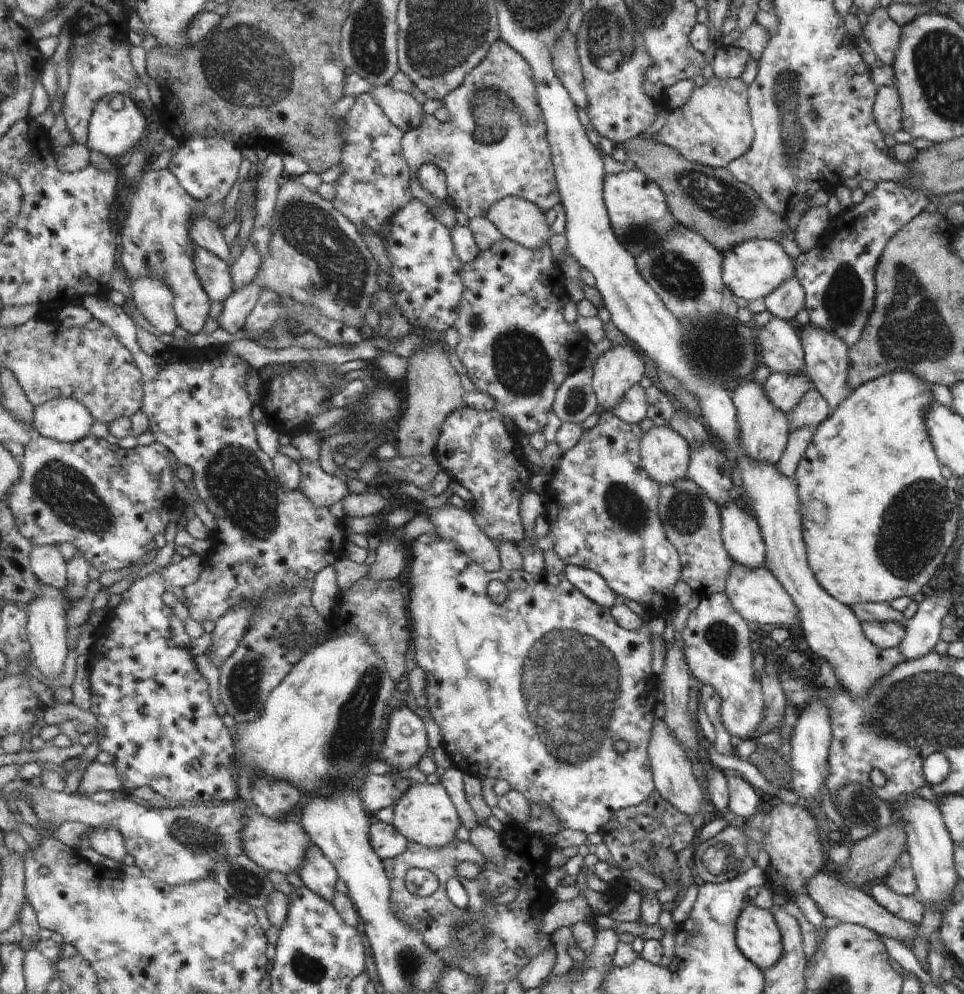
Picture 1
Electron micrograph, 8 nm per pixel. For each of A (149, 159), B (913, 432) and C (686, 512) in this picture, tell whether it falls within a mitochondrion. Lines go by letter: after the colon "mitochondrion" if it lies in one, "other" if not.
A: other
B: other
C: mitochondrion

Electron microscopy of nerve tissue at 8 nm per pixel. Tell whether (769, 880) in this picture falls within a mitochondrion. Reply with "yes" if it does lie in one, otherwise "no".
no

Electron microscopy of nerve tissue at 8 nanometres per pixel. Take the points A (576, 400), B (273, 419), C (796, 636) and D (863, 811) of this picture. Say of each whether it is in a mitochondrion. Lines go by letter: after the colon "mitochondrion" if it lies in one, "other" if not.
A: mitochondrion
B: other
C: other
D: mitochondrion

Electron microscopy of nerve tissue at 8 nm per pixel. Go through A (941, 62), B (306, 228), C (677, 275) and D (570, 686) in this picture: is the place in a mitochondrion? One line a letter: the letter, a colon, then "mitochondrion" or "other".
A: mitochondrion
B: mitochondrion
C: mitochondrion
D: mitochondrion

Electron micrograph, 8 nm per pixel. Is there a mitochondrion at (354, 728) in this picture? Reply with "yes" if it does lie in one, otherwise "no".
yes

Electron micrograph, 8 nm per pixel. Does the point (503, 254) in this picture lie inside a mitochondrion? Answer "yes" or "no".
no

